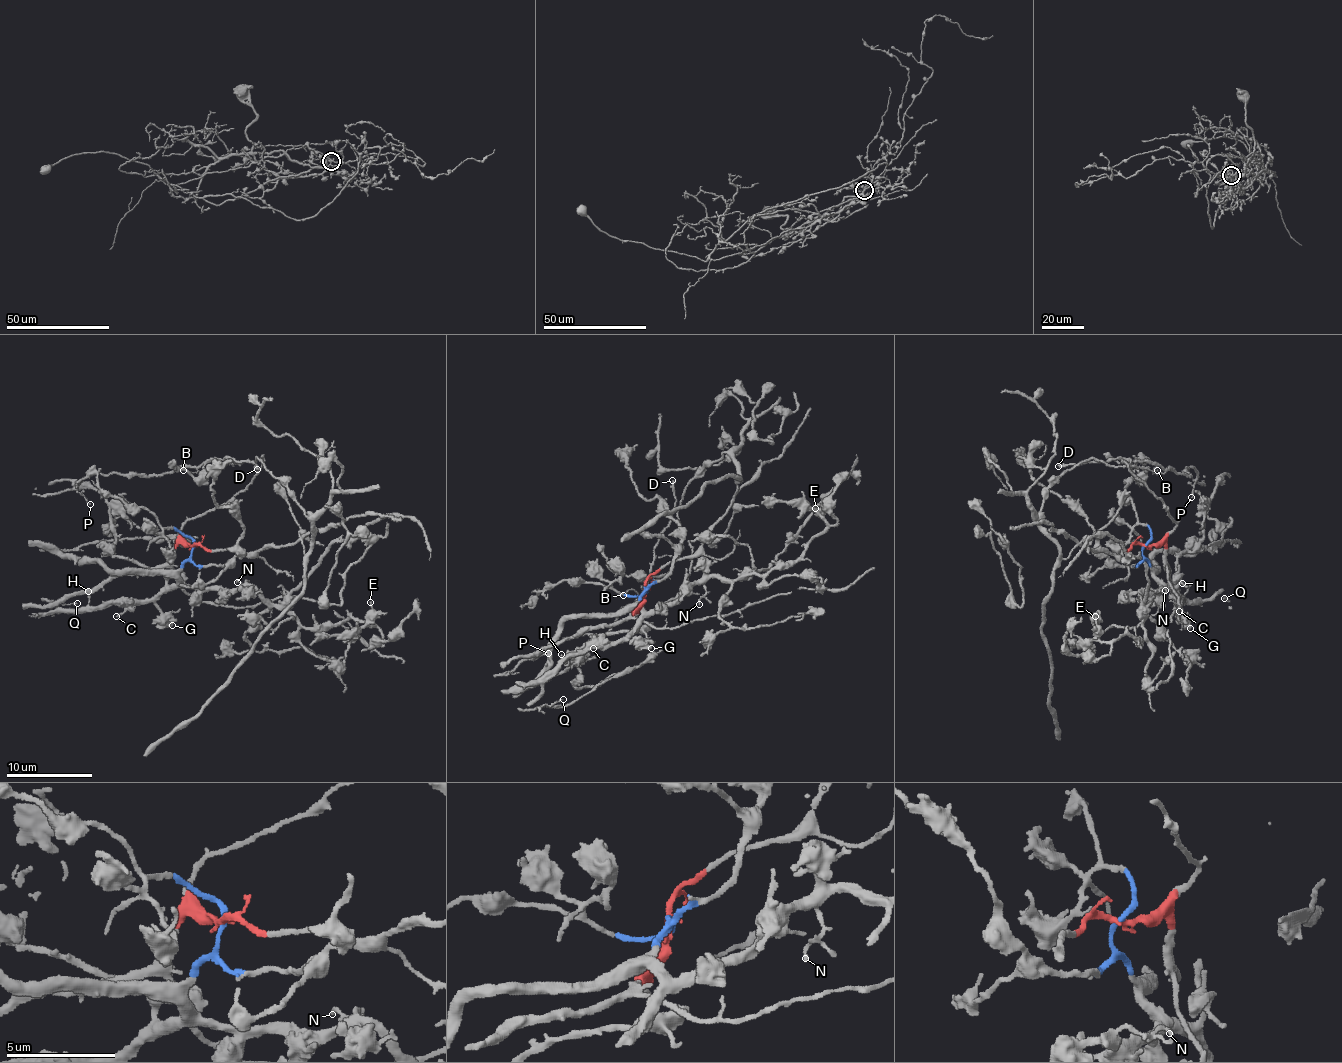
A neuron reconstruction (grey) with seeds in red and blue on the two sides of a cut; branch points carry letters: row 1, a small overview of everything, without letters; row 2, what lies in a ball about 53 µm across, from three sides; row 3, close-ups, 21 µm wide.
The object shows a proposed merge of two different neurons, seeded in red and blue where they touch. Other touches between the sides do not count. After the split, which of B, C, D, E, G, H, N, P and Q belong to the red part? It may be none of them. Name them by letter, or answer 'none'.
B, D, P

